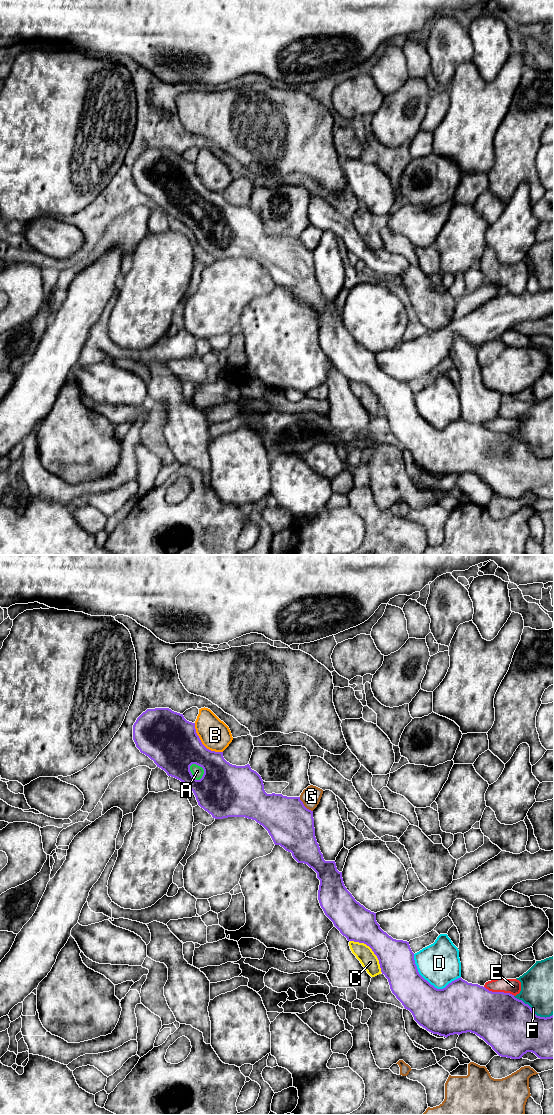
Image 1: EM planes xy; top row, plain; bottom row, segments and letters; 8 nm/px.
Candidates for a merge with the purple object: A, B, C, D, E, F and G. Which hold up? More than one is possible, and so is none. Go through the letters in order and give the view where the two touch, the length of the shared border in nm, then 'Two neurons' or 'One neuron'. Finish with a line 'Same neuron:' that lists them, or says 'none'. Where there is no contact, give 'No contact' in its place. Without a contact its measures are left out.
A: Touches purple in xy. Shared border 160 nm. One neuron
B: Touches purple in xy. Shared border 340 nm. Two neurons
C: Touches purple in xy. Shared border 380 nm. Two neurons
D: Touches purple in xy. Shared border 420 nm. Two neurons
E: Touches purple in xy. Shared border 260 nm. Two neurons
F: Touches purple in xy. Shared border 360 nm. Two neurons
G: Touches purple in xy. Shared border 160 nm. Two neurons
Same neuron: A

